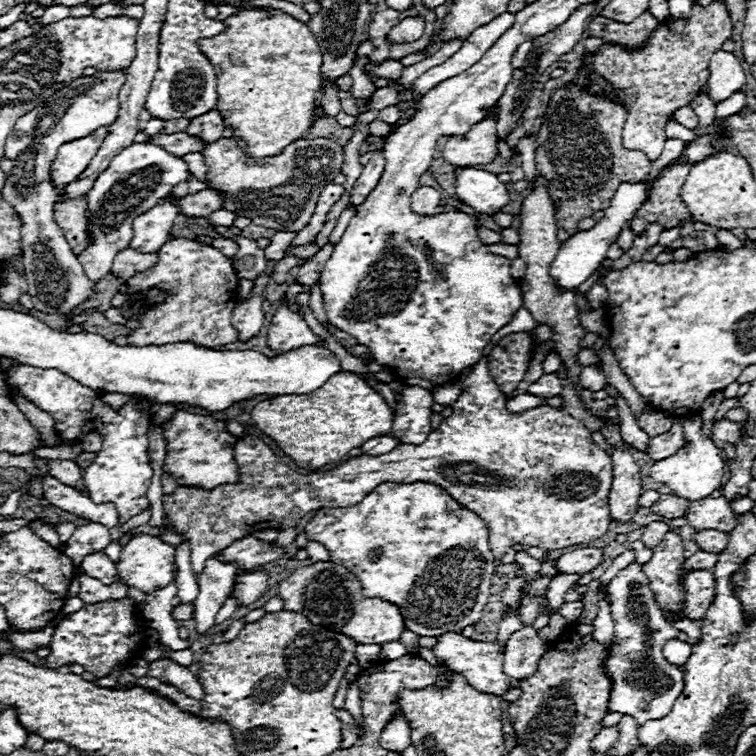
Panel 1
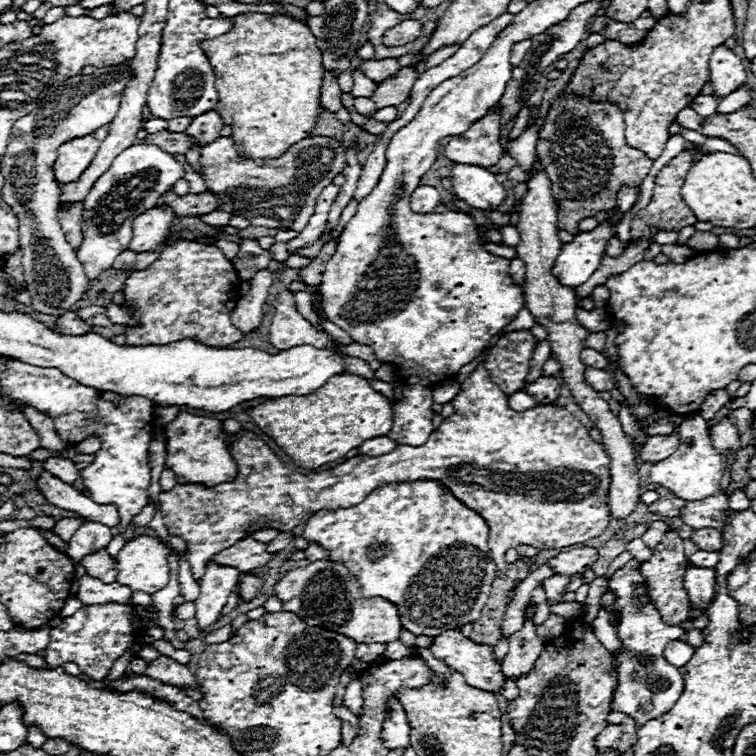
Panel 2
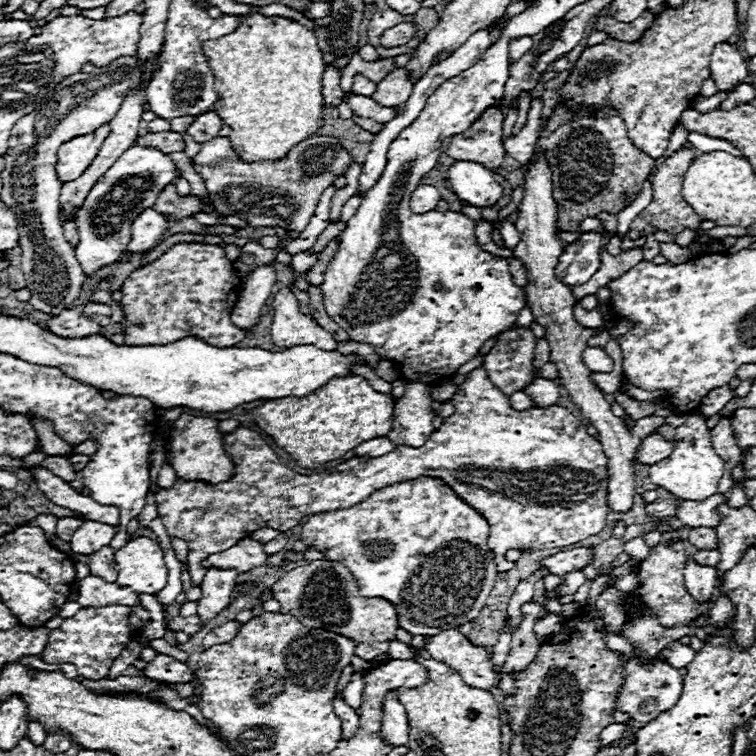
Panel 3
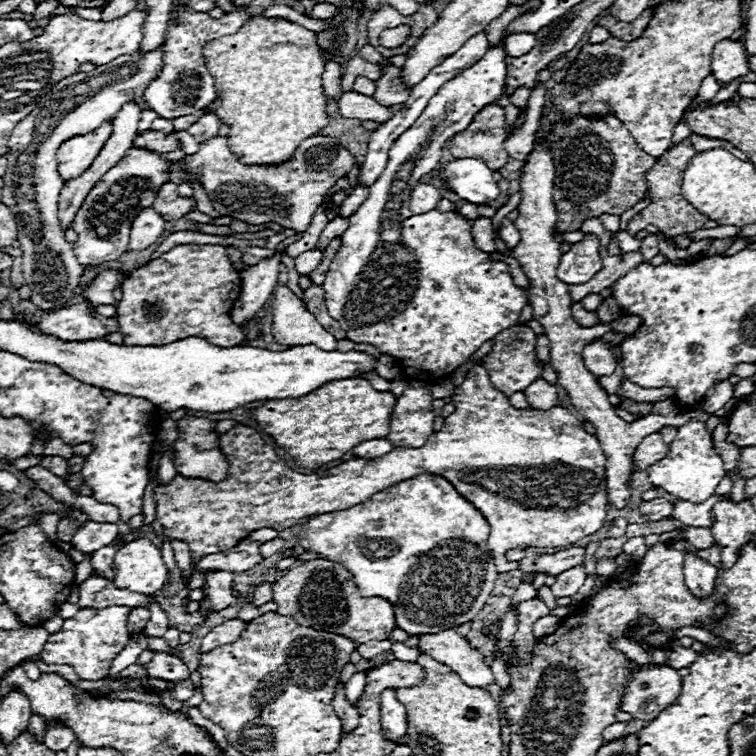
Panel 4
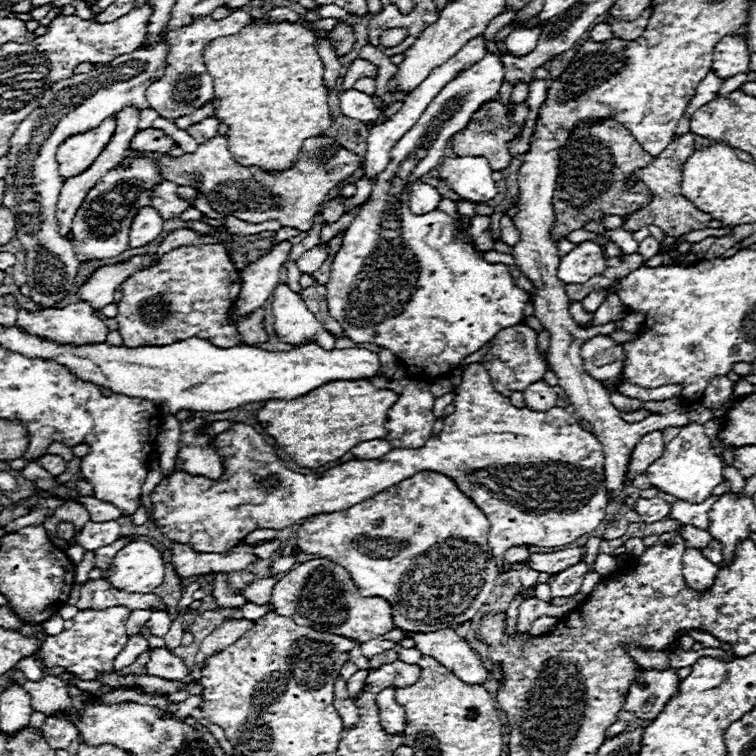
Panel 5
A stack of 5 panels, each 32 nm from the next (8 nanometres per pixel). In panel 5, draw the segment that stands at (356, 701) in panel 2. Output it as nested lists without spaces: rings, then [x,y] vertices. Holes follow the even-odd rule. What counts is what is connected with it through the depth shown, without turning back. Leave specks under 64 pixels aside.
[[[358,670],[350,680],[348,680],[348,690],[350,690],[350,698],[356,700],[358,698],[358,692],[362,690],[362,680],[366,680],[368,676],[368,670]]]

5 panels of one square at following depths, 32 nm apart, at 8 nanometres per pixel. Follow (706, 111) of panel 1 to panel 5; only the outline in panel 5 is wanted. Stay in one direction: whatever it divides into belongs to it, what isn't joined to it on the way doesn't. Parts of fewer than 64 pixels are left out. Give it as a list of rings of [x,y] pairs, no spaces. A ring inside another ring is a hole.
[[[738,74],[738,76],[734,76],[734,78],[728,78],[722,86],[720,86],[720,90],[718,90],[719,97],[725,97],[732,92],[732,90],[738,90],[742,84],[746,82],[746,76],[744,74]]]

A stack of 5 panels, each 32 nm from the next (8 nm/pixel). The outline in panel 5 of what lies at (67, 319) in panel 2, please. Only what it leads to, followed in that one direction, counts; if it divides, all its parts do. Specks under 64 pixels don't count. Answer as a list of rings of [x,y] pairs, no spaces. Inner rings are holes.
[[[78,302],[78,304],[70,304],[66,308],[44,308],[38,312],[26,312],[20,310],[18,312],[18,326],[22,326],[24,330],[28,330],[30,334],[38,334],[50,340],[56,340],[60,344],[88,344],[88,342],[106,342],[106,334],[108,328],[106,324],[96,318],[94,308],[86,302]]]

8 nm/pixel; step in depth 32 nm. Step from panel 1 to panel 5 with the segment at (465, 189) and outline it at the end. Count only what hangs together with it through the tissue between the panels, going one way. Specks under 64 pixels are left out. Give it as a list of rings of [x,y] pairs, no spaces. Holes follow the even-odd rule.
[[[482,156],[446,158],[438,168],[440,178],[460,198],[470,202],[488,202],[498,194],[492,180],[492,168]]]

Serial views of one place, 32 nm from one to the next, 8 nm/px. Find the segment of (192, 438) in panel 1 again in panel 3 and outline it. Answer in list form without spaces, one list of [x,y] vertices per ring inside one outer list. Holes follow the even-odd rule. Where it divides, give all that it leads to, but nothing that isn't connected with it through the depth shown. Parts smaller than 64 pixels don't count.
[[[182,414],[176,422],[172,422],[180,430],[170,430],[168,440],[168,454],[166,462],[176,470],[180,480],[202,480],[208,484],[220,484],[224,480],[230,480],[232,476],[232,460],[224,452],[222,438],[224,434],[218,430],[218,420],[210,418],[194,418],[188,414]]]

